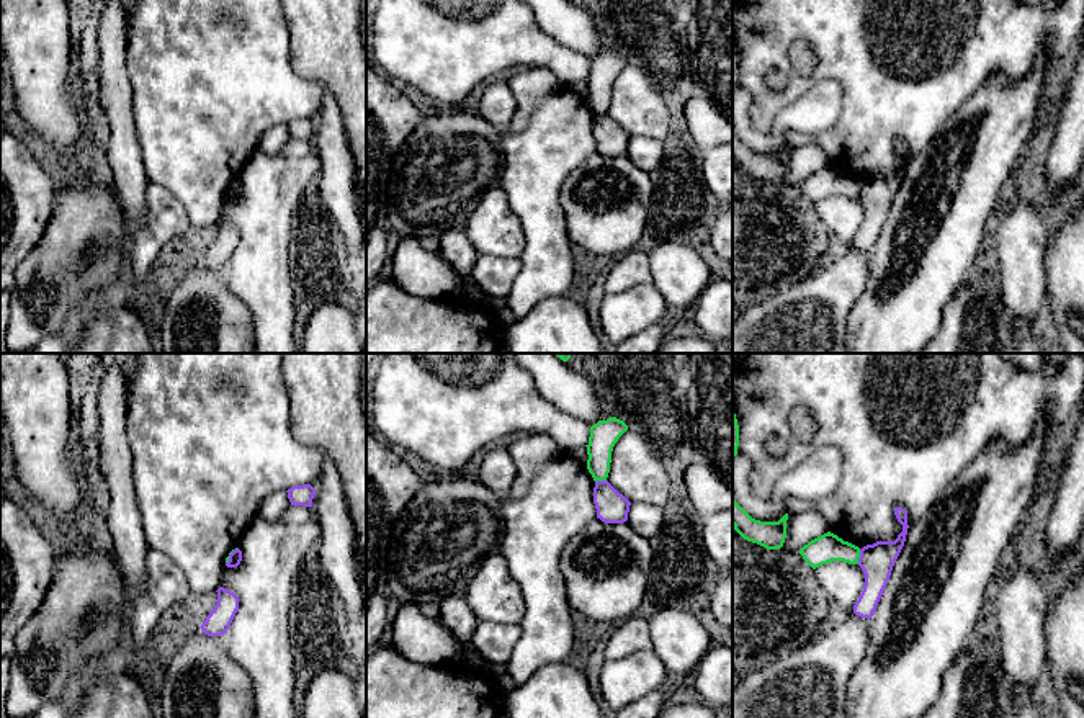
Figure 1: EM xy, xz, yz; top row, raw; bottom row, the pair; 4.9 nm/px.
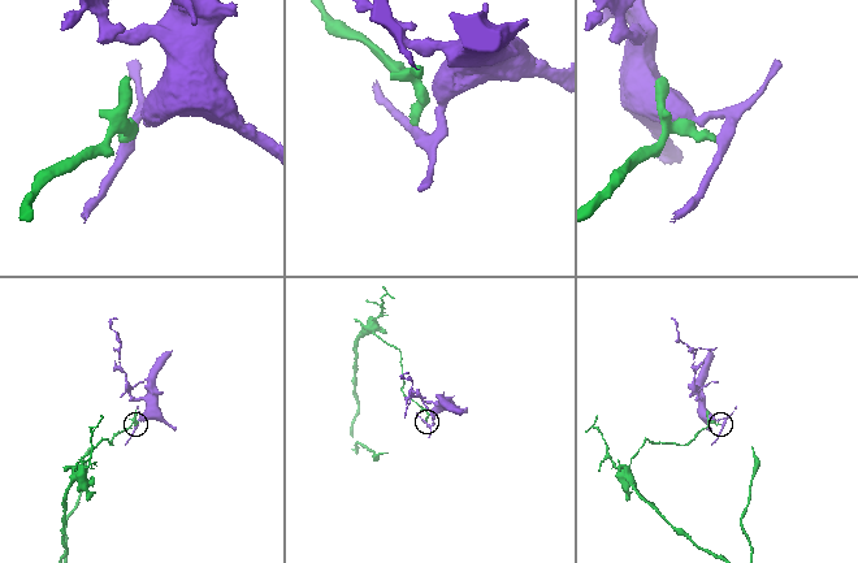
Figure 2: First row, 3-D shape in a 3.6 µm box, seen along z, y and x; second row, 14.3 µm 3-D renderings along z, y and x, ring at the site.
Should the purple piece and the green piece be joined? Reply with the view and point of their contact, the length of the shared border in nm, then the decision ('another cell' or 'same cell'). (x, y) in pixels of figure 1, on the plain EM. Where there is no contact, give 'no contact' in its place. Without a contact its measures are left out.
yz (860, 190) | 70 nm | another cell

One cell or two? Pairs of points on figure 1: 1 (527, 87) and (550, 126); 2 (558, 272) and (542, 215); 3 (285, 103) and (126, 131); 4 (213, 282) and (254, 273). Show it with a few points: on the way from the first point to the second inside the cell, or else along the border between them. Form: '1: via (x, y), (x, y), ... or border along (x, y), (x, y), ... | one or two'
1: border along (561, 85), (537, 105), (520, 130), (509, 131) | two
2: via (548, 257), (545, 229) | one
3: border along (131, 92), (133, 128), (144, 167) | two
4: border along (226, 267), (228, 288), (249, 311) | two

